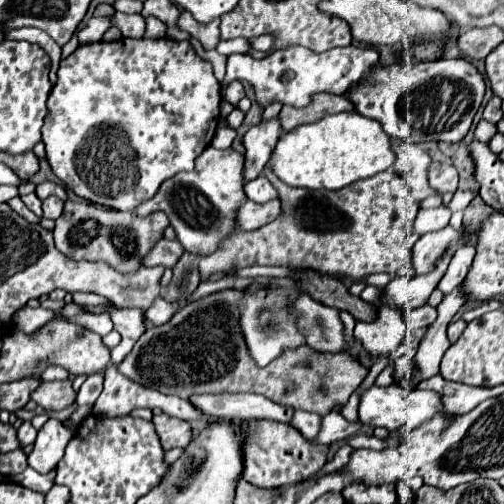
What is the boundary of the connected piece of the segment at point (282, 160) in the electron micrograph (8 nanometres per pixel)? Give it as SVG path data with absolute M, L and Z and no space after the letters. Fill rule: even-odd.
M351 113L325 115L317 123L295 127L281 135L269 163L271 171L283 183L305 189L343 189L359 179L367 179L393 165L395 153L391 151L389 135L373 119Z

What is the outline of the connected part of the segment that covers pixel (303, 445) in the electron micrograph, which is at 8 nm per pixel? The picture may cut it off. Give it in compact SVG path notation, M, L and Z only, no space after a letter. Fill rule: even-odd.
M247 421L245 423L247 433L247 445L245 445L245 473L243 479L247 483L253 483L255 487L283 487L289 483L299 483L301 479L307 479L315 471L319 471L327 461L327 449L325 445L311 445L301 433L291 427L289 423L277 423L277 421Z

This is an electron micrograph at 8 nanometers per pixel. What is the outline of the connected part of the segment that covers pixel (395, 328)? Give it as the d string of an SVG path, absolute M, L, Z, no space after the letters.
M387 306L378 310L375 321L355 325L355 339L363 345L363 349L367 351L373 363L365 381L351 395L348 403L341 408L342 415L348 421L353 423L358 421L357 407L361 393L369 389L375 383L375 375L391 363L389 355L401 345L406 332L407 327L401 313Z

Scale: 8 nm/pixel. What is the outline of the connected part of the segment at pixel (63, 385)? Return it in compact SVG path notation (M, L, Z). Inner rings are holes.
M69 379L45 381L31 395L31 399L45 411L61 411L61 409L67 409L75 401L75 391L73 391Z

